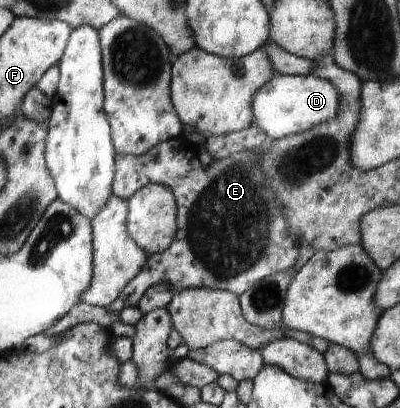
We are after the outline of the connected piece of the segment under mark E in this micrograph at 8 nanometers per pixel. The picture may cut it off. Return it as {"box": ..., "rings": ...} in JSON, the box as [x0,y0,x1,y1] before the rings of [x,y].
{"box":[113,137,301,307],"rings":[[[183,137],[155,145],[150,152],[143,153],[143,156],[135,156],[132,154],[117,155],[117,172],[115,173],[113,184],[113,194],[115,197],[128,201],[143,186],[156,184],[163,185],[169,190],[175,189],[175,199],[177,199],[177,231],[175,235],[175,245],[171,245],[171,249],[150,255],[149,263],[147,263],[146,267],[143,268],[141,272],[137,273],[130,284],[128,284],[120,293],[121,298],[125,301],[125,307],[137,307],[142,294],[145,293],[147,289],[157,286],[157,283],[166,284],[175,292],[181,292],[187,289],[204,288],[209,290],[226,290],[230,293],[237,294],[240,297],[244,292],[246,292],[247,288],[257,284],[259,281],[262,281],[275,273],[280,273],[294,267],[299,255],[301,255],[301,246],[294,239],[293,235],[291,235],[290,227],[286,225],[286,215],[280,209],[282,206],[278,203],[277,195],[275,195],[274,190],[271,190],[268,187],[270,184],[269,178],[262,173],[261,166],[258,165],[259,162],[260,151],[250,150],[227,156],[222,159],[216,159],[213,157],[212,163],[209,167],[203,167],[197,157],[195,148]]]}

